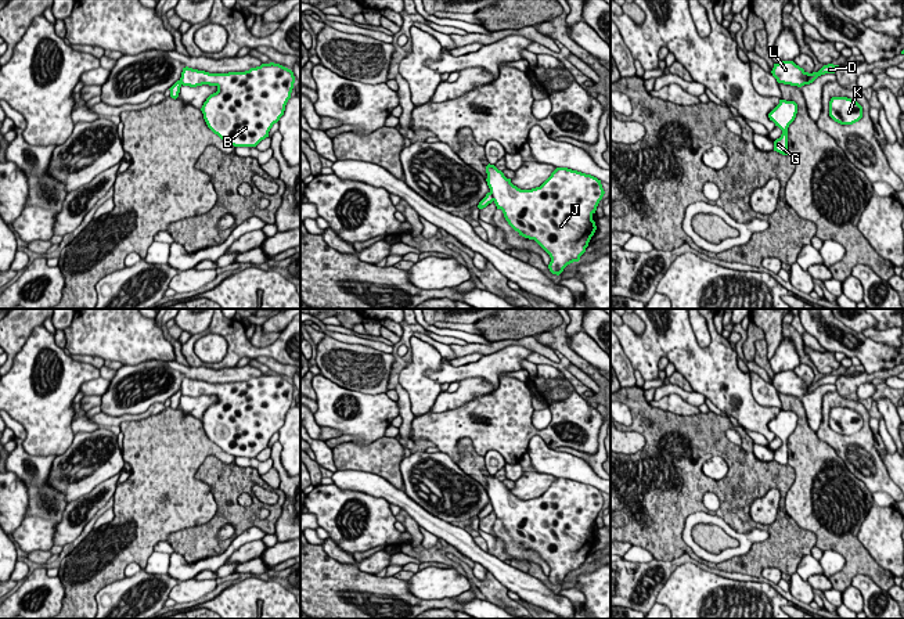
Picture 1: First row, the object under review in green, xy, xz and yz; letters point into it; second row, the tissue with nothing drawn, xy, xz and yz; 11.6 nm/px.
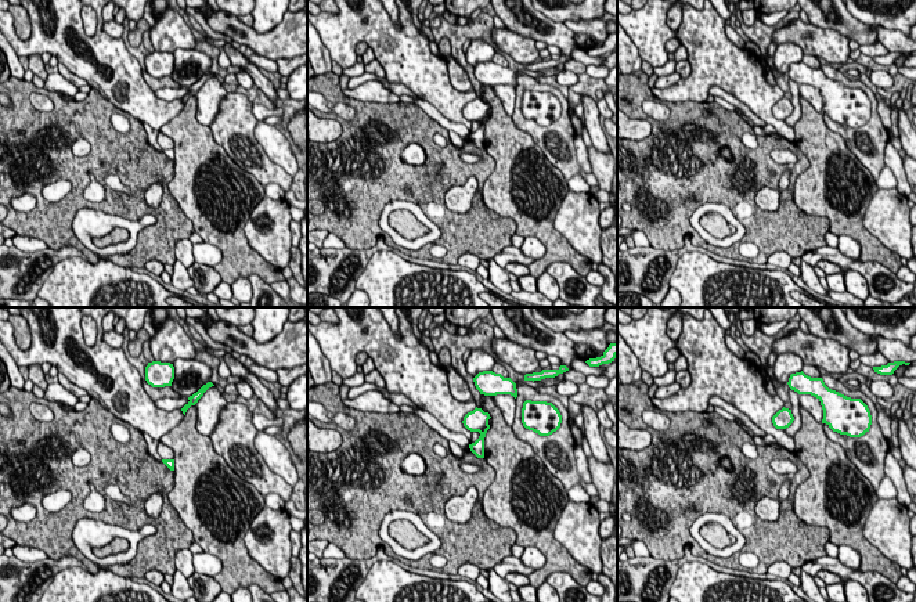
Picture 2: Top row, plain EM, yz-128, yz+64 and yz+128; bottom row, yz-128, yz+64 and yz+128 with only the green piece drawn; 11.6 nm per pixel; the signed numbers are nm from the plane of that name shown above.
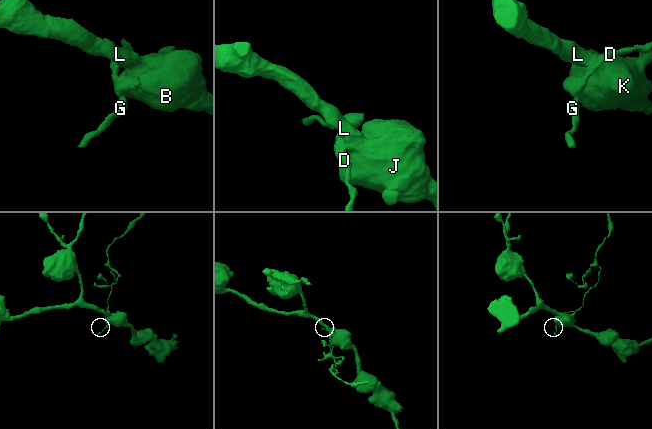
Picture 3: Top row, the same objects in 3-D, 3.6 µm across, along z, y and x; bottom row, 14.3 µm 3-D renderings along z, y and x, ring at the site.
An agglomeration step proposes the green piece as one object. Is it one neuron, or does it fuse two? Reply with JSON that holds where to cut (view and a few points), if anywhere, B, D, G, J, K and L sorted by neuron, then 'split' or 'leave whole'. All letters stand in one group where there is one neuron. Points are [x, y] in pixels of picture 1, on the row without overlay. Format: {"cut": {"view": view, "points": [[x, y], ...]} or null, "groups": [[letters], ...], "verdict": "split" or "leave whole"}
{"cut": {"view": "yz", "points": [[813, 384], [805, 393]]}, "groups": [["B", "J", "K", "L"], ["D", "G"]], "verdict": "split"}

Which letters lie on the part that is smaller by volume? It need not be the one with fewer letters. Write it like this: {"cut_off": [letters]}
{"cut_off": ["D", "G"]}

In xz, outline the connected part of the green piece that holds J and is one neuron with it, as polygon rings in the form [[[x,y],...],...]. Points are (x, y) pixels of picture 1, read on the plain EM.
[[[489,474],[486,483],[497,519],[519,546],[534,550],[550,565],[552,584],[580,571],[597,540],[593,525],[605,504],[601,490],[557,478],[540,497],[521,500],[494,475]]]

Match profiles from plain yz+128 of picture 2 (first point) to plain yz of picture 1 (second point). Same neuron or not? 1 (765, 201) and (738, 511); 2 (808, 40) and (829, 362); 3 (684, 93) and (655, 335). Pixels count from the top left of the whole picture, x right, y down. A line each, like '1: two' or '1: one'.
1: two
2: one
3: one

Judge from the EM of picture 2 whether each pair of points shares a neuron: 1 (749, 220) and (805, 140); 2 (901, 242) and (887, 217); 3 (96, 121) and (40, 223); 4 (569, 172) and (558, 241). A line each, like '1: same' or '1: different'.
1: different
2: same
3: same
4: different

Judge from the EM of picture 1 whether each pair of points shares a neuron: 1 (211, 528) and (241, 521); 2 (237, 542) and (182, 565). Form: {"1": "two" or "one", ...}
{"1": "one", "2": "one"}

